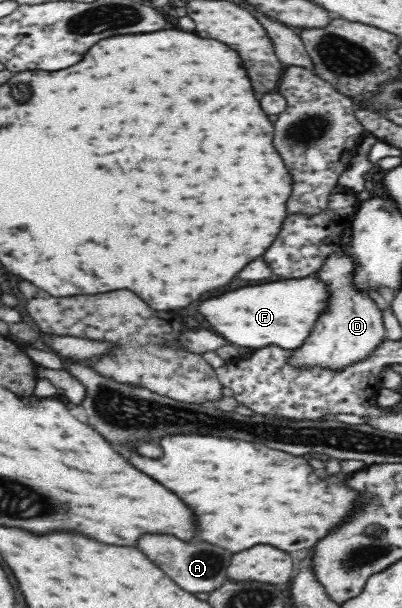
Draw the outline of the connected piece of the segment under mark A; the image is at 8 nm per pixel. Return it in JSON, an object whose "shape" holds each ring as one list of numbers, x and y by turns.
{"shape":[[144,536,138,548,186,592,212,592,228,577,232,554,206,542,180,542,176,536]]}

